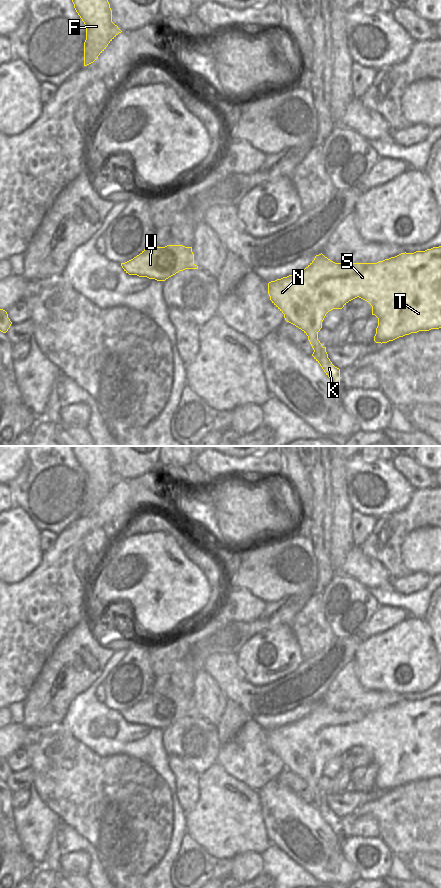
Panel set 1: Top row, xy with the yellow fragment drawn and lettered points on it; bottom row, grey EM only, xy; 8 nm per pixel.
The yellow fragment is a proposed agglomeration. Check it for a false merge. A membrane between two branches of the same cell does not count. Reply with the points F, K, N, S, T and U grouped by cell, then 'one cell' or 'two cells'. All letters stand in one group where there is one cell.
F K N S T U; one cell

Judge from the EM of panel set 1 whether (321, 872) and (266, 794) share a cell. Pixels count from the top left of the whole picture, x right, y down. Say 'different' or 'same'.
same

